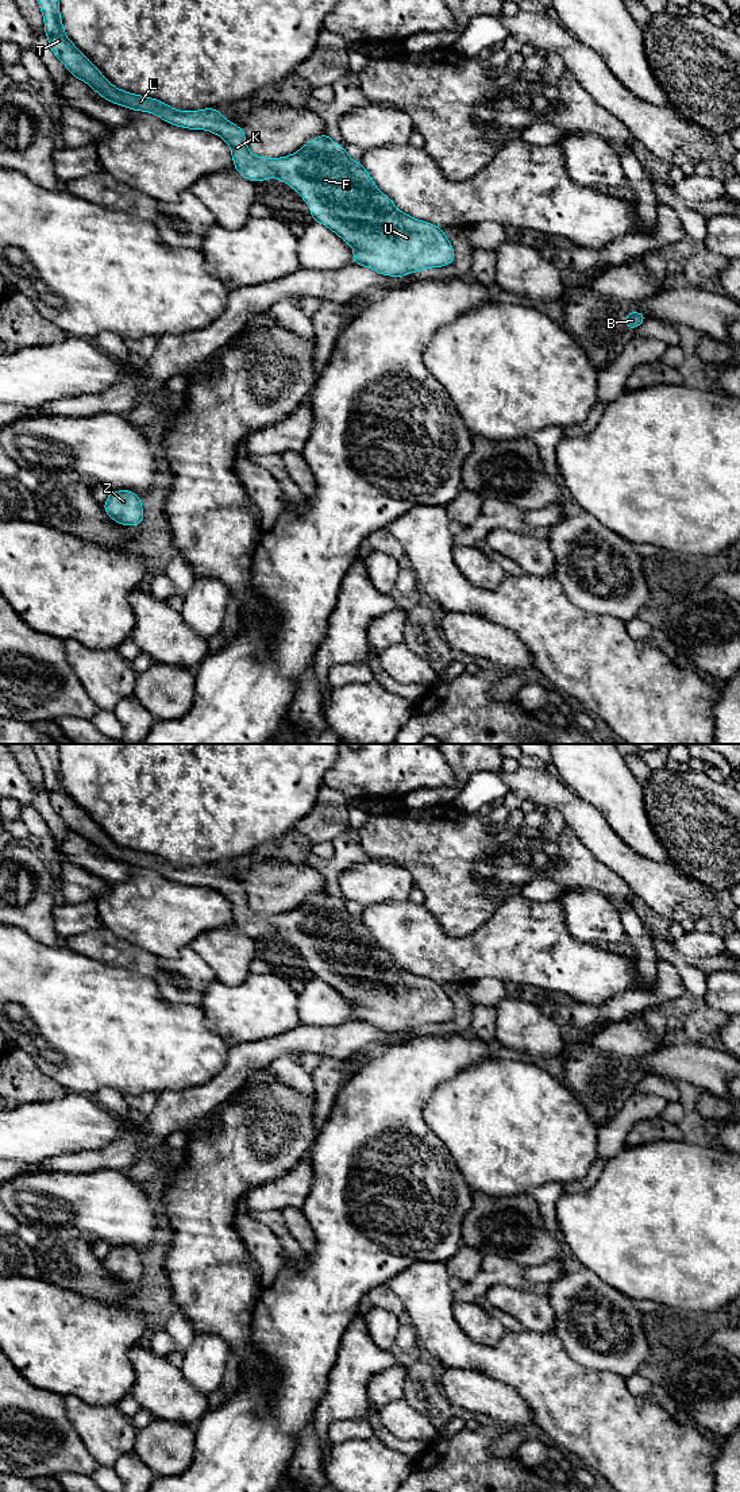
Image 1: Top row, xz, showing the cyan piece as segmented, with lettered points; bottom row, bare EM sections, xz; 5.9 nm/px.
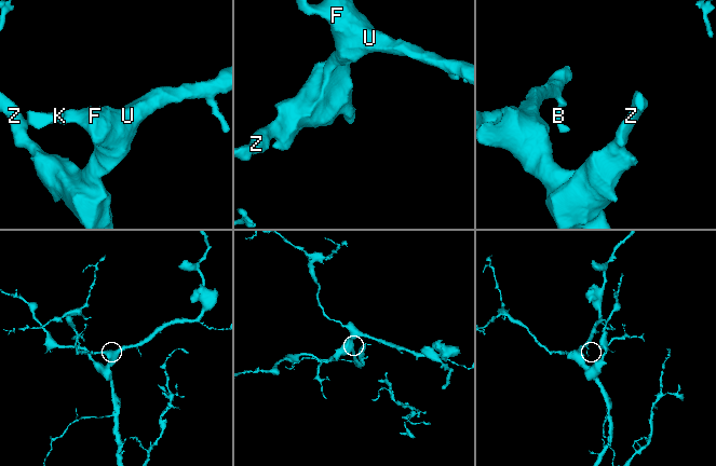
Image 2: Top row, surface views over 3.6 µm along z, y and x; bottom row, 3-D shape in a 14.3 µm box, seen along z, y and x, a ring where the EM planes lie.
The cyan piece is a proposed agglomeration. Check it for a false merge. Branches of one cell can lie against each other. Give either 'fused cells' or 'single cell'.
single cell

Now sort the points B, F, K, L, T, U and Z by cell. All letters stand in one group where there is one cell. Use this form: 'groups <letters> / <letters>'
groups B F K L T U Z

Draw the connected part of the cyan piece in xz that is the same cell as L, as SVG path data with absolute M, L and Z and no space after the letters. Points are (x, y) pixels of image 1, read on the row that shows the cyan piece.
M58 0L36 1L45 20L43 30L50 49L73 77L86 82L112 104L154 113L177 127L205 130L219 135L231 147L235 170L246 180L258 182L266 178L278 178L297 190L309 205L312 220L324 224L352 247L352 263L366 266L378 274L404 277L409 273L428 267L443 267L454 262L455 251L443 234L443 228L398 211L393 201L375 186L363 165L354 162L346 147L336 144L327 134L312 139L288 157L255 157L247 147L242 127L226 120L217 109L177 111L157 99L134 95L113 86L66 36Z

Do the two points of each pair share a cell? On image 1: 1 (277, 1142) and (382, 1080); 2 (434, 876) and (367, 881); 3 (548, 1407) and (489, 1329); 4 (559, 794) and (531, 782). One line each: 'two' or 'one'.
1: two
2: two
3: two
4: one

